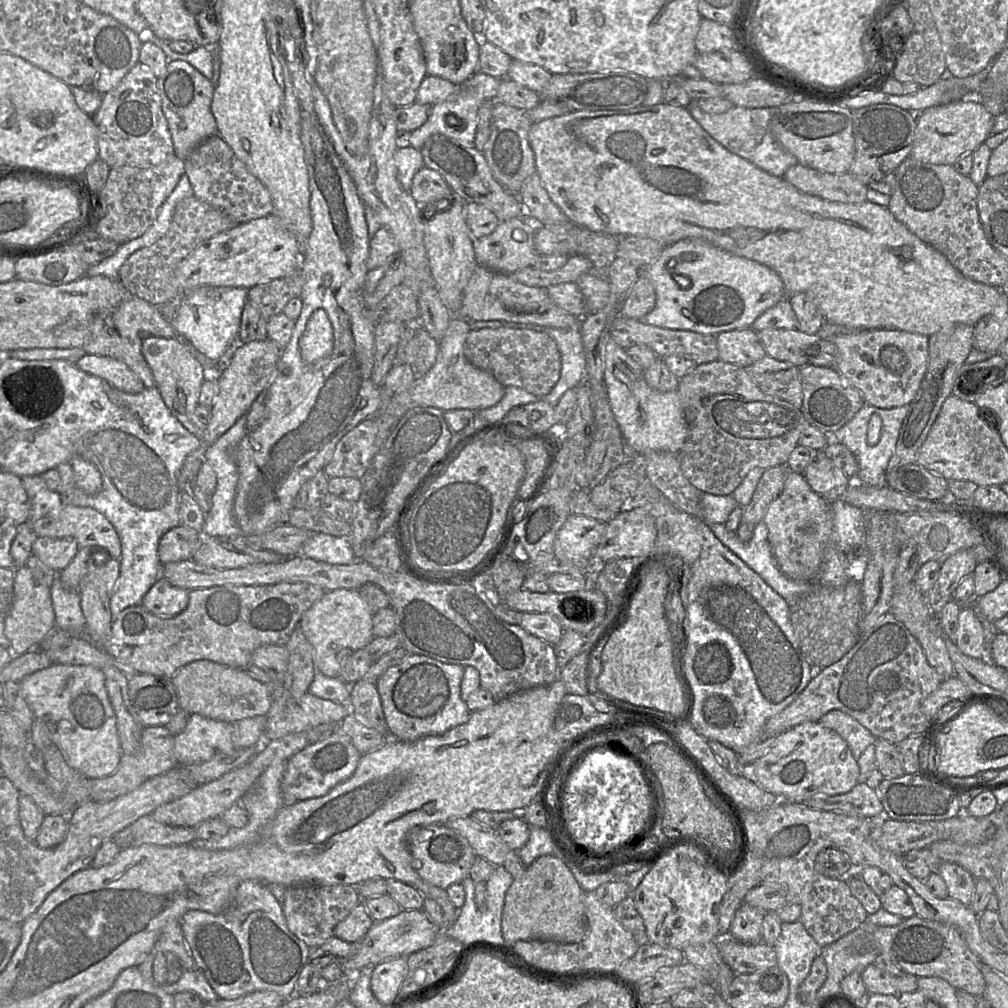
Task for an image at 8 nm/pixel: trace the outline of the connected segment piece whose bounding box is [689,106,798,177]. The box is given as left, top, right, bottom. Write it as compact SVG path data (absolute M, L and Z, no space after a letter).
M734 106L728 112L711 114L698 107L690 110L692 117L718 143L728 151L750 161L761 170L776 177L783 177L788 168L798 163L797 158L782 148L771 132L775 108L745 108Z

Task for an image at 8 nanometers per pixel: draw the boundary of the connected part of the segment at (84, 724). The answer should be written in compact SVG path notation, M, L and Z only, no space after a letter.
M52 664L23 678L20 689L22 697L33 710L35 719L46 724L52 743L59 748L69 766L89 779L104 778L117 769L122 750L102 670L90 665Z

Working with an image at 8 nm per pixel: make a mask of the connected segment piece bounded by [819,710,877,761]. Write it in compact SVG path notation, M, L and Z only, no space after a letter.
M831 710L821 717L819 722L835 731L847 743L857 761L877 738L856 719L841 710Z

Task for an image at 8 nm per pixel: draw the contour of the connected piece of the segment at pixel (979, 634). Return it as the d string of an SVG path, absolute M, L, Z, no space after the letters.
M961 607L956 645L962 653L975 659L983 657L987 650L982 623L975 616L971 607Z

